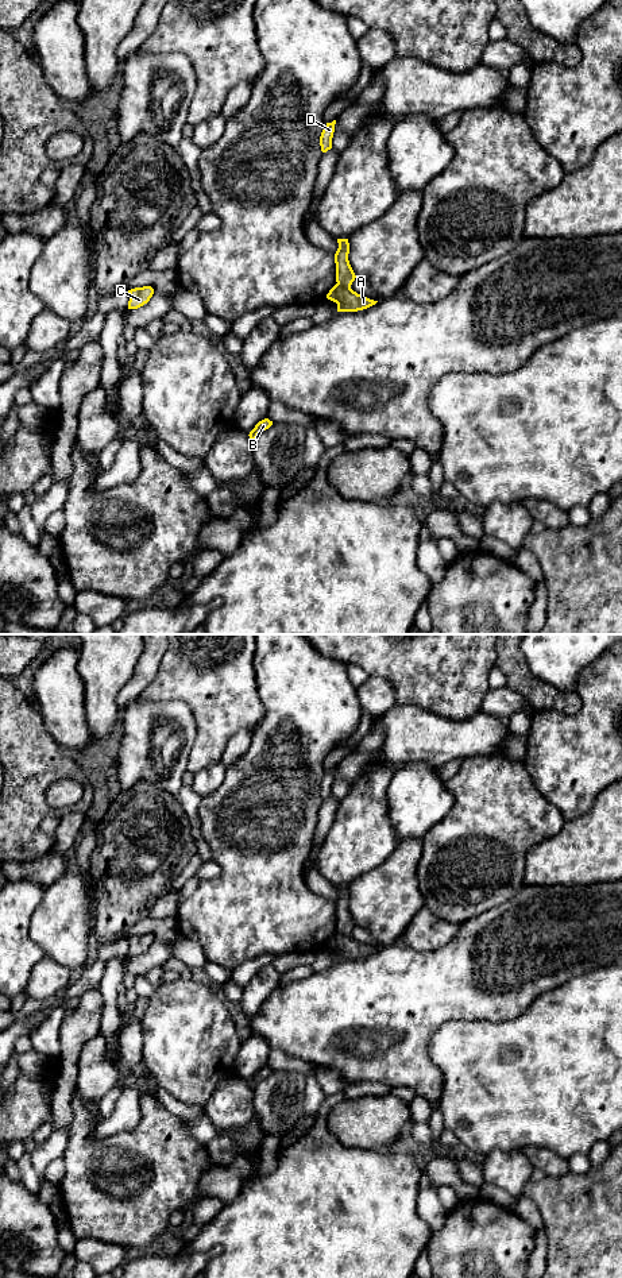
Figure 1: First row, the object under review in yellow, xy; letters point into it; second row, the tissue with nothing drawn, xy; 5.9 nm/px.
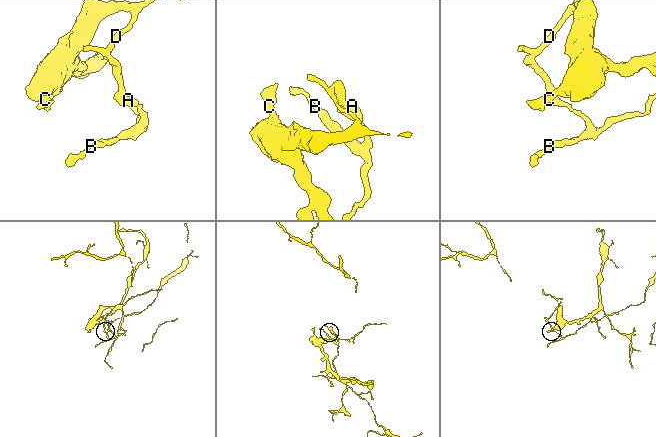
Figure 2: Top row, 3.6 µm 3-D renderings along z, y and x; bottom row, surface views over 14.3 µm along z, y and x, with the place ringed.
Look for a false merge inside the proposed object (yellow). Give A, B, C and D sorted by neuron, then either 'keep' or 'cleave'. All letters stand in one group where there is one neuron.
A B / C D; cleave

